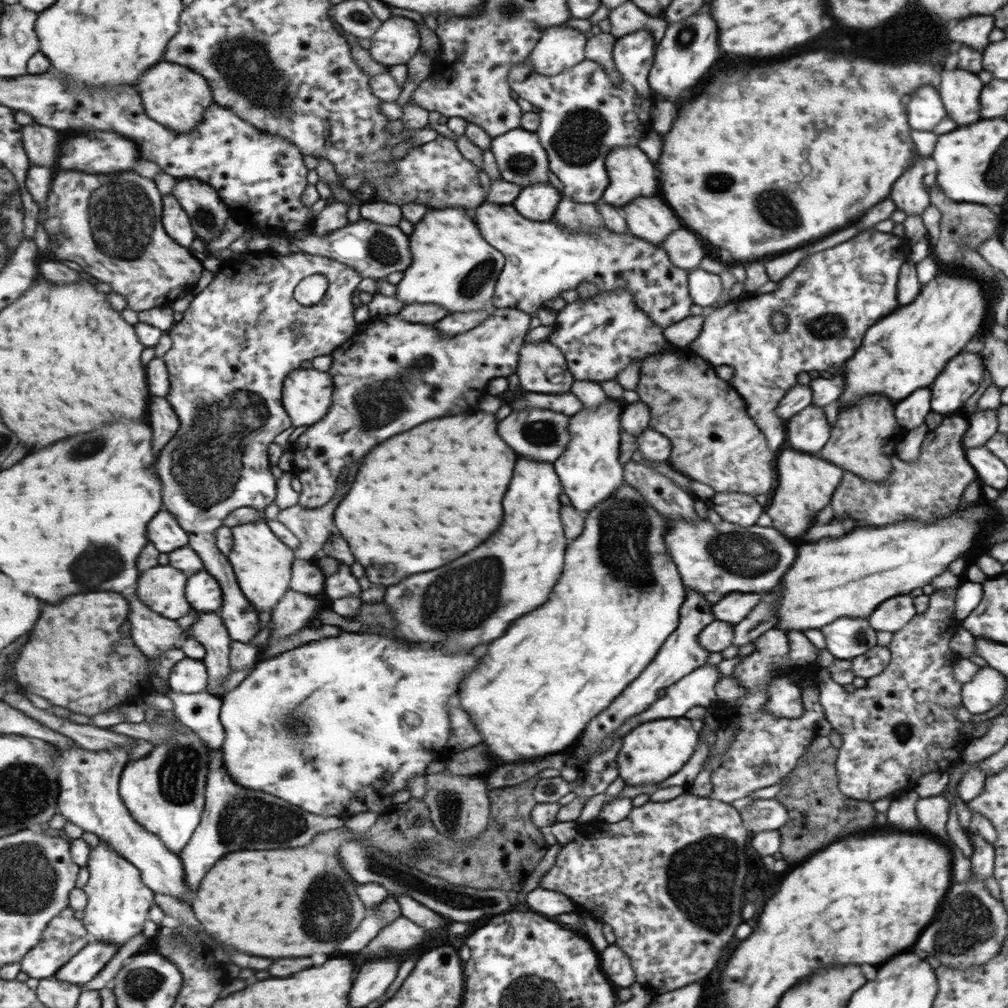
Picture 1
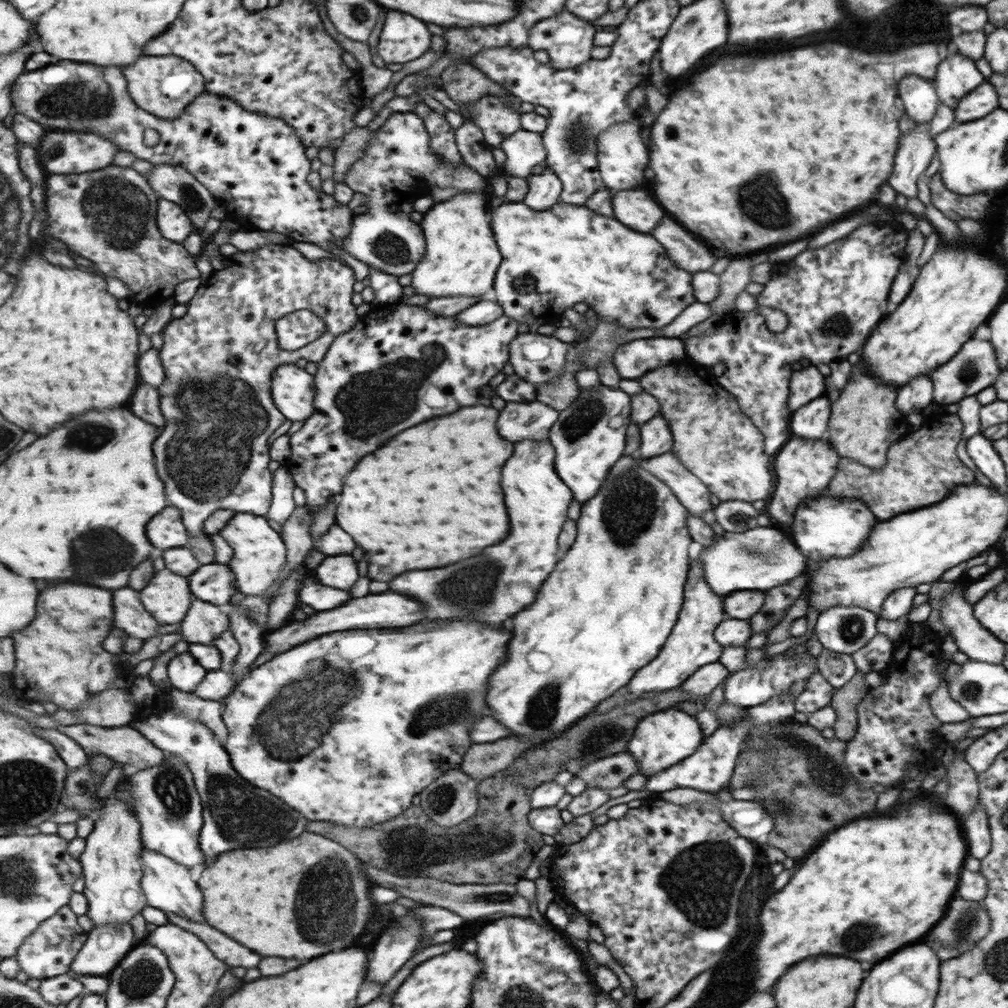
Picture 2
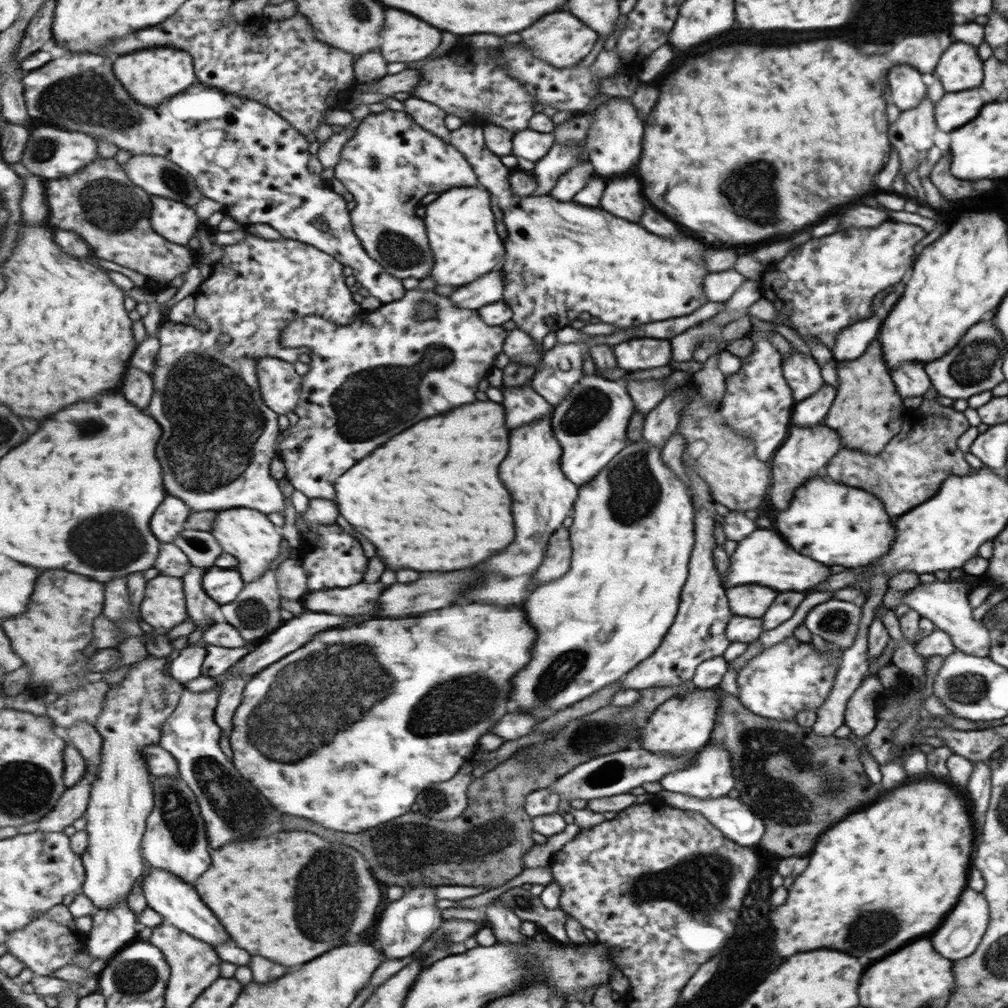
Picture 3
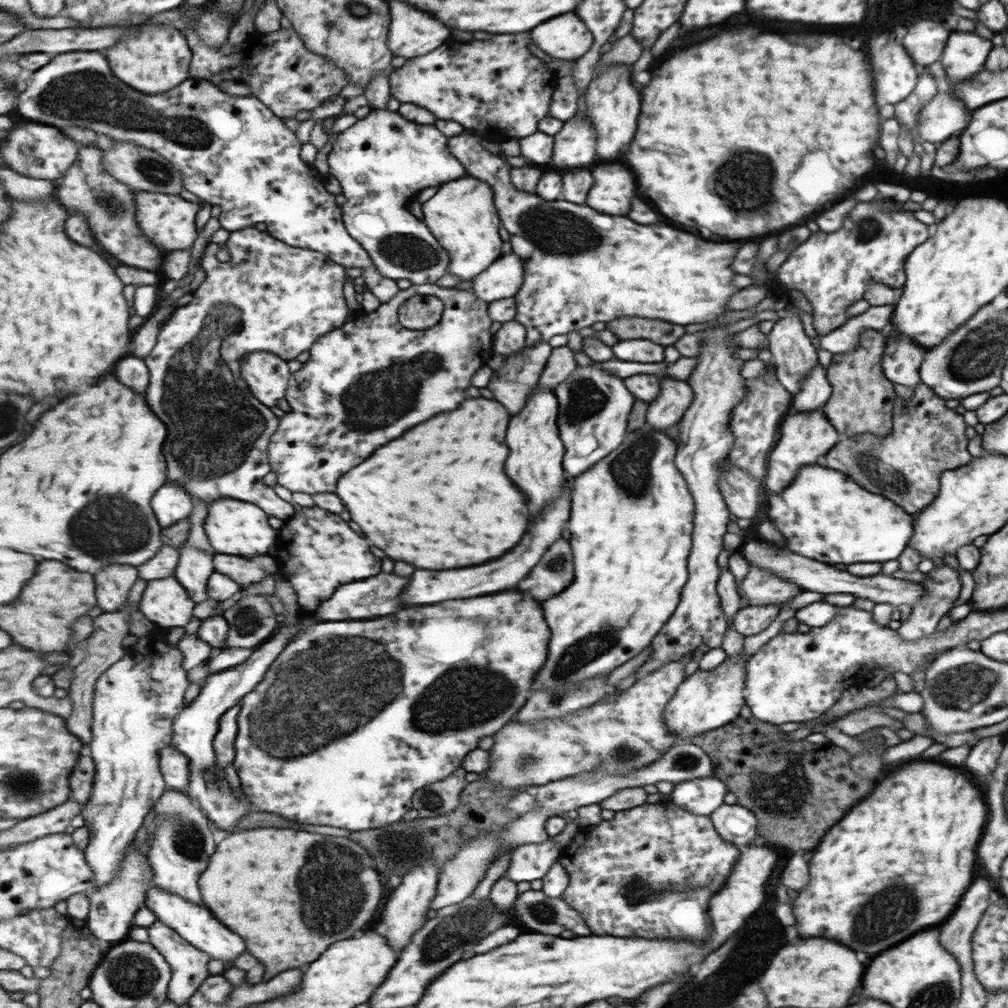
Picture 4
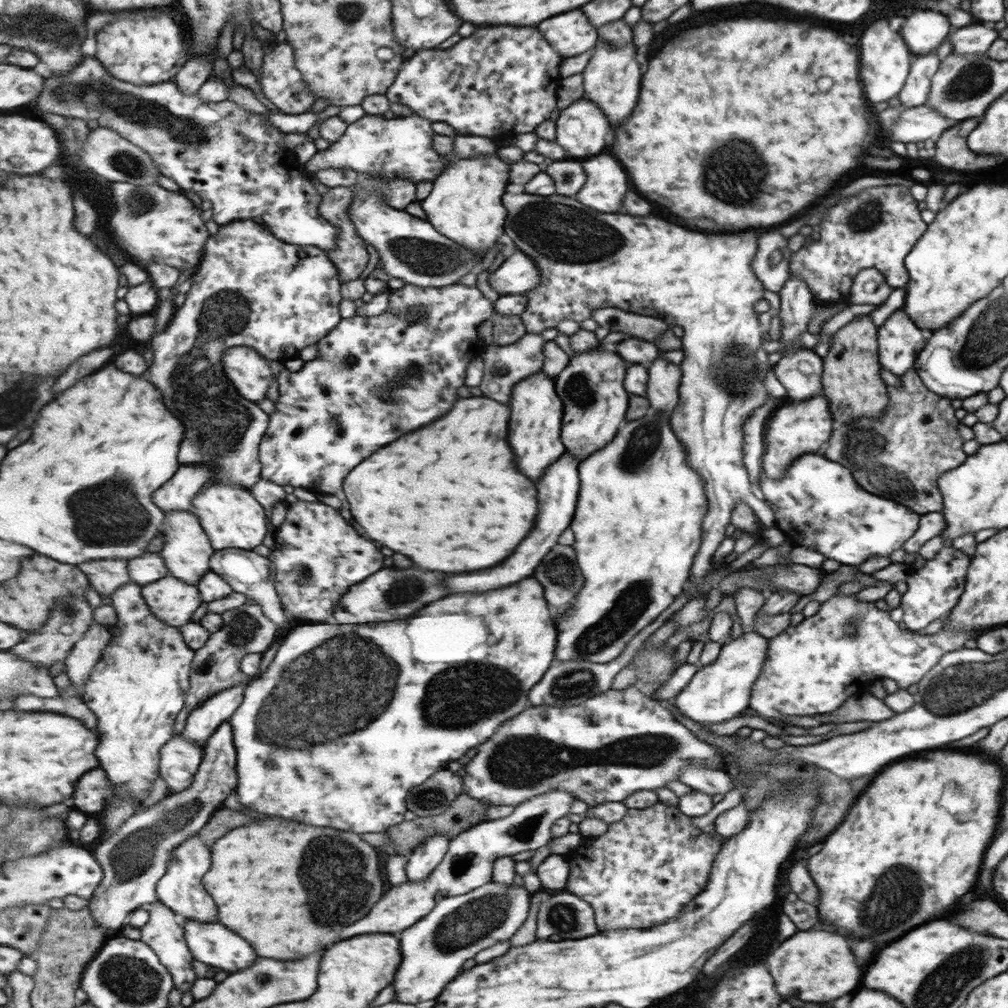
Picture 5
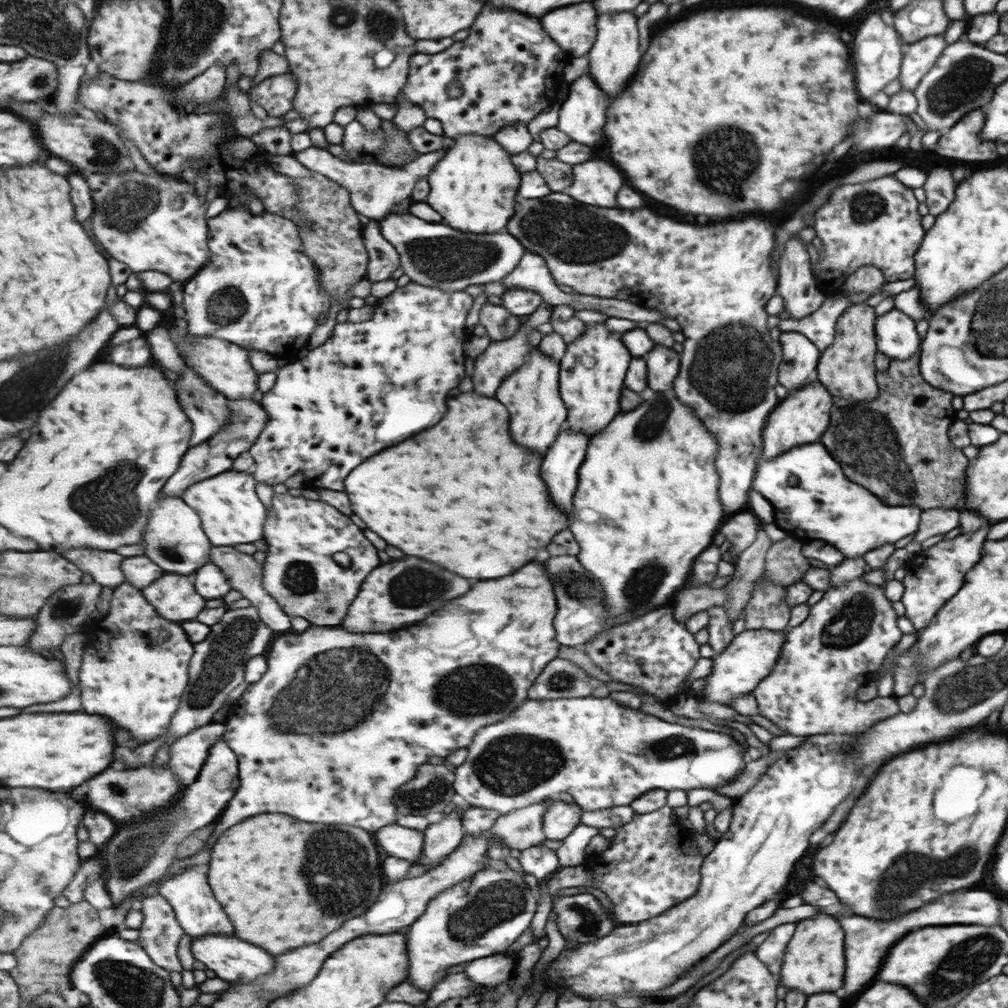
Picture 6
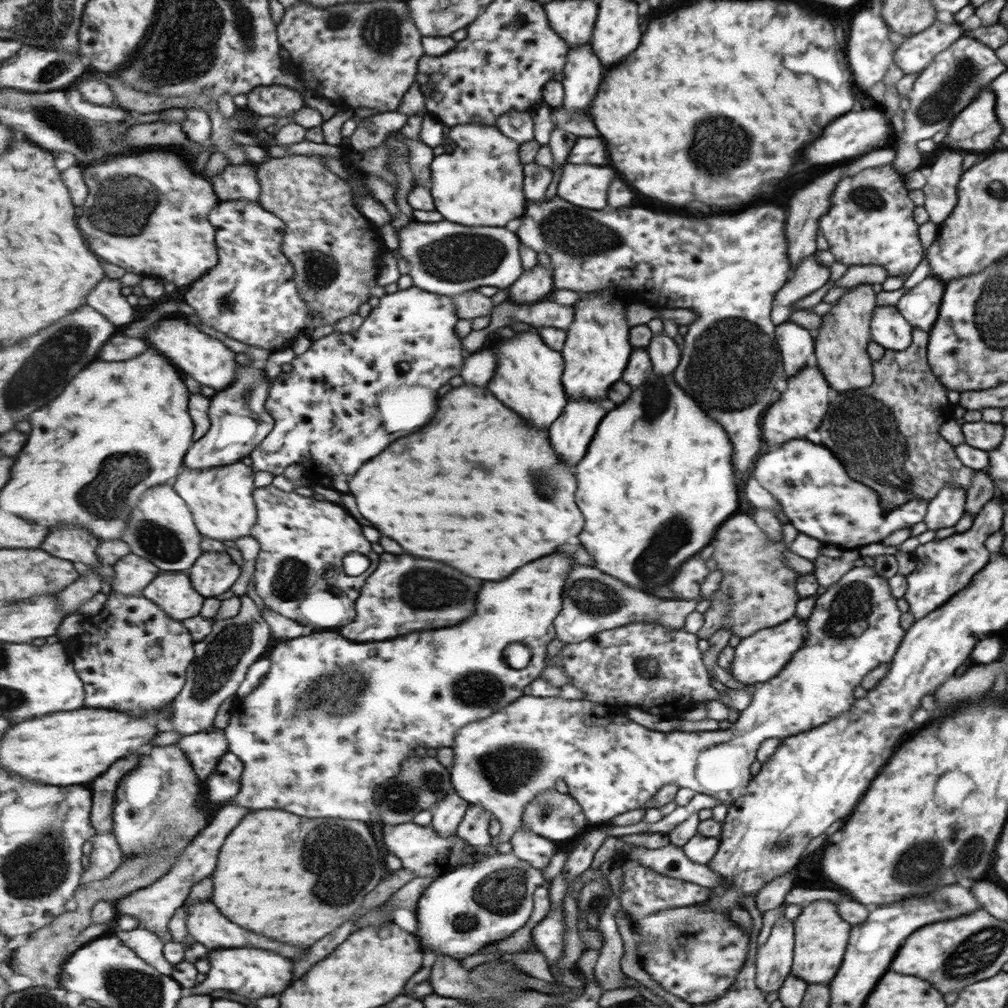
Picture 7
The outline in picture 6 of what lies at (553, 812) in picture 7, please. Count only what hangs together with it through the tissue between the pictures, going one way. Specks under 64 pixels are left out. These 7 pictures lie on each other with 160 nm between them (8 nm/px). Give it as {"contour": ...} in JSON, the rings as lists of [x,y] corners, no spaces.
{"contour":[[[556,798],[547,799],[545,828],[549,840],[565,840],[581,823],[582,809],[574,800],[565,803]]]}

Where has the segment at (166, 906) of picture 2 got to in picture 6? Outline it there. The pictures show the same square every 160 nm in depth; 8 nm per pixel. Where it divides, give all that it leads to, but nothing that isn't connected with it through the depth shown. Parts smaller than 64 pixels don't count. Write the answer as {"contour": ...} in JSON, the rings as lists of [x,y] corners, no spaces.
{"contour":[[[217,934],[202,936],[201,938],[195,937],[192,941],[191,952],[196,960],[214,971],[216,977],[219,976],[227,982],[249,984],[249,982],[255,982],[255,980],[259,980],[259,978],[263,978],[275,970],[275,956],[273,954],[269,954],[267,950],[253,946],[245,940],[239,940],[239,938],[217,936]]]}

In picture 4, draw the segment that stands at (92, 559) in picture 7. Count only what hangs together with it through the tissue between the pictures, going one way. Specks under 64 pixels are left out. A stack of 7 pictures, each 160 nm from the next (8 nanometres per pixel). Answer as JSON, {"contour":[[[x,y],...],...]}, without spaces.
{"contour":[[[112,564],[94,574],[98,583],[98,606],[110,615],[120,610],[129,599],[129,590],[139,580],[138,567]]]}

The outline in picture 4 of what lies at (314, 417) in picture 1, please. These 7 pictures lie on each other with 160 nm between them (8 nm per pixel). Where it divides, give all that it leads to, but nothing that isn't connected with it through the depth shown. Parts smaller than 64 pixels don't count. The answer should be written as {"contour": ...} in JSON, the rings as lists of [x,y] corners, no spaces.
{"contour":[[[255,352],[242,364],[242,376],[255,398],[268,407],[286,398],[292,373],[283,357],[269,352]]]}

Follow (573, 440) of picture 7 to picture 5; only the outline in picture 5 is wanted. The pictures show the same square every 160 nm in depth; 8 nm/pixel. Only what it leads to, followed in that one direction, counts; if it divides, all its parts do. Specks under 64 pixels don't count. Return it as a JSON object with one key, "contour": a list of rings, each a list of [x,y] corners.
{"contour":[[[569,451],[561,456],[557,463],[553,464],[543,480],[539,480],[539,504],[541,504],[541,514],[539,514],[539,524],[535,526],[535,532],[523,544],[517,548],[515,556],[507,560],[507,564],[501,564],[499,568],[489,568],[487,572],[471,572],[471,574],[453,574],[451,578],[445,580],[445,586],[451,586],[453,594],[459,592],[485,592],[485,590],[495,590],[503,588],[509,584],[515,584],[519,580],[525,580],[527,576],[533,576],[541,560],[553,550],[553,546],[559,542],[561,534],[574,522],[578,508],[579,492],[581,491],[581,477],[579,476],[579,459]]]}

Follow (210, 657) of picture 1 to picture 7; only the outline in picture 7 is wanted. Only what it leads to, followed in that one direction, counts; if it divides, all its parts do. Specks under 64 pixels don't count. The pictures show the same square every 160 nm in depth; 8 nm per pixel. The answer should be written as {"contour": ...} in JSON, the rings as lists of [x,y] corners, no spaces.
{"contour":[[[165,483],[151,488],[133,509],[122,540],[129,544],[133,553],[146,558],[163,572],[189,570],[204,553],[203,534],[195,524],[194,513],[174,490],[174,485]]]}

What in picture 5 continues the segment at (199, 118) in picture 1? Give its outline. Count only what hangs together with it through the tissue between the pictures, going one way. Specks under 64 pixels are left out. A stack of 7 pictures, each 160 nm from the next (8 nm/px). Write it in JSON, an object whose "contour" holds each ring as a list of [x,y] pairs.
{"contour":[[[159,10],[153,12],[135,12],[131,16],[127,16],[127,12],[123,16],[119,16],[115,22],[107,24],[103,28],[103,32],[97,34],[97,52],[95,57],[102,61],[103,66],[119,80],[131,82],[139,85],[161,84],[173,80],[173,76],[177,76],[182,68],[186,66],[189,57],[189,48],[187,47],[185,36],[183,36],[183,26],[178,21],[173,20],[168,14],[163,14]]]}

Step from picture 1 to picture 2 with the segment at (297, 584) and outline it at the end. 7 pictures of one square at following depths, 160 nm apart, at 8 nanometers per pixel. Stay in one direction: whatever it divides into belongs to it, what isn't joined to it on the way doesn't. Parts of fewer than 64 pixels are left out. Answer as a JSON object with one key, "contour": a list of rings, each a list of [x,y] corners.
{"contour":[[[307,578],[301,588],[301,600],[313,606],[315,610],[333,610],[333,608],[347,604],[351,600],[351,592],[329,588],[329,586],[315,582],[313,578]]]}

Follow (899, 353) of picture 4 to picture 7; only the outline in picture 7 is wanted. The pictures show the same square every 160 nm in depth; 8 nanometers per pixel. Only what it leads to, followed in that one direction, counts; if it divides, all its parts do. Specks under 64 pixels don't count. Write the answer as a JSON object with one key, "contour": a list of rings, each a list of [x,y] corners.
{"contour":[[[876,306],[871,313],[869,328],[874,343],[884,350],[903,351],[912,341],[912,326],[894,306]]]}

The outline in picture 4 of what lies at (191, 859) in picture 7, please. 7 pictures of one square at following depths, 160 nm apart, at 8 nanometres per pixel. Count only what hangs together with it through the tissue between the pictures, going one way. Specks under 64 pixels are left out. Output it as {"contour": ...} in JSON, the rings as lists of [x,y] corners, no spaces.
{"contour":[[[157,921],[149,928],[150,943],[158,948],[163,956],[166,957],[166,961],[174,969],[174,976],[170,981],[170,987],[168,992],[168,999],[176,1002],[178,1005],[187,1004],[189,998],[199,990],[199,986],[210,978],[211,972],[209,972],[209,960],[211,955],[203,952],[201,948],[197,948],[191,944],[190,941],[185,940],[174,928],[167,926],[164,922]]]}

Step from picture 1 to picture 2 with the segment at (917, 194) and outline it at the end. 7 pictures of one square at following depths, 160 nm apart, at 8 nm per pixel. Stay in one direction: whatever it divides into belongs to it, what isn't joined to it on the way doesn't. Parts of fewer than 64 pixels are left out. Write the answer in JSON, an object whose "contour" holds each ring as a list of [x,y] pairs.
{"contour":[[[915,122],[908,133],[899,137],[895,164],[887,180],[896,194],[907,199],[916,196],[917,177],[929,166],[931,157],[936,153],[936,144],[932,137],[929,124]]]}

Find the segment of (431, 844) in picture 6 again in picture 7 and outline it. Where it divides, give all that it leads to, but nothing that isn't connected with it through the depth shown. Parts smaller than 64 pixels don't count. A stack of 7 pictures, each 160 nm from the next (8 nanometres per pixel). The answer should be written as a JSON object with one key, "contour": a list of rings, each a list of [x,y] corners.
{"contour":[[[457,792],[444,796],[443,800],[438,800],[436,807],[433,808],[432,828],[442,837],[458,835],[459,826],[470,805],[471,803]]]}

